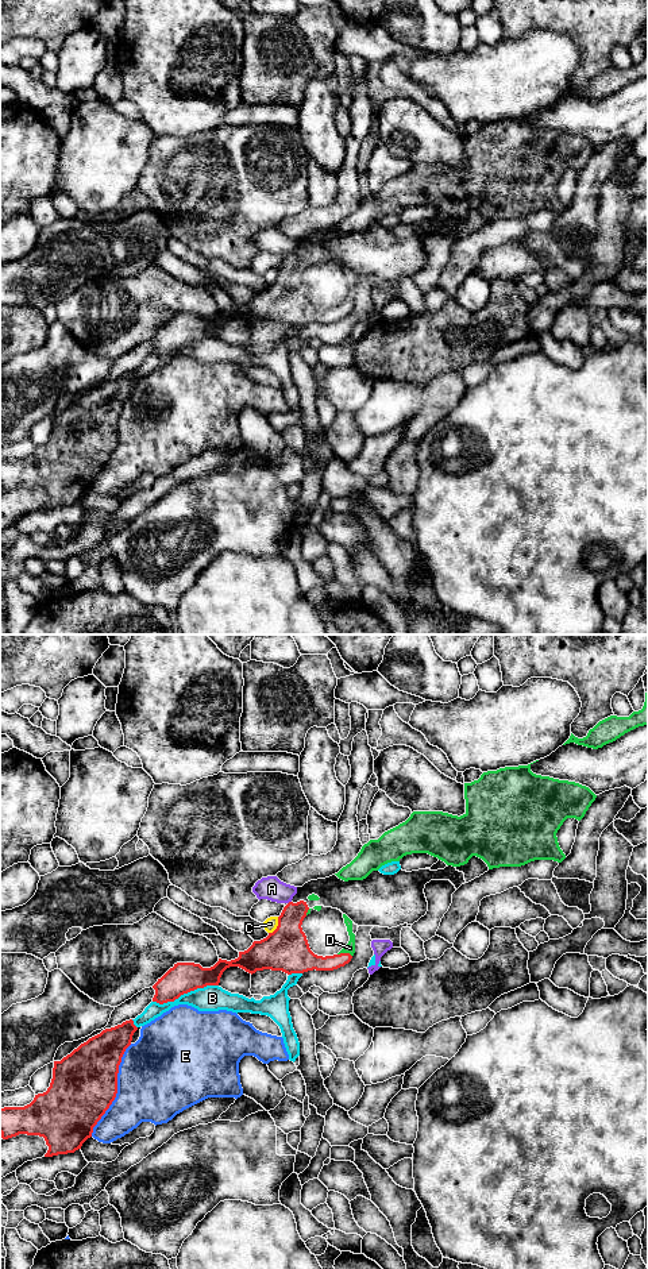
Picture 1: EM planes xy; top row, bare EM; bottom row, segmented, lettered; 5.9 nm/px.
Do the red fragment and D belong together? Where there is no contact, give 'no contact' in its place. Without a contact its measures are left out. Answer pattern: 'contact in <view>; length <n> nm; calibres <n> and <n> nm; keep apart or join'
contact in xy; length 90 nm; calibres 140 and 60 nm; join

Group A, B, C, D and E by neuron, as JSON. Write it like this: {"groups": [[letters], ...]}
{"groups": [["A"], ["B"], ["C"], ["D"], ["E"]]}

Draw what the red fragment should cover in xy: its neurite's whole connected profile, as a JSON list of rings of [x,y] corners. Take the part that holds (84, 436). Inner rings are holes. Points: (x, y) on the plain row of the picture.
[[[132,371],[126,373],[89,390],[61,413],[54,413],[53,431],[46,444],[35,447],[24,459],[0,460],[1,490],[19,486],[43,489],[49,498],[45,509],[81,501],[116,450],[119,417],[136,382]]]

